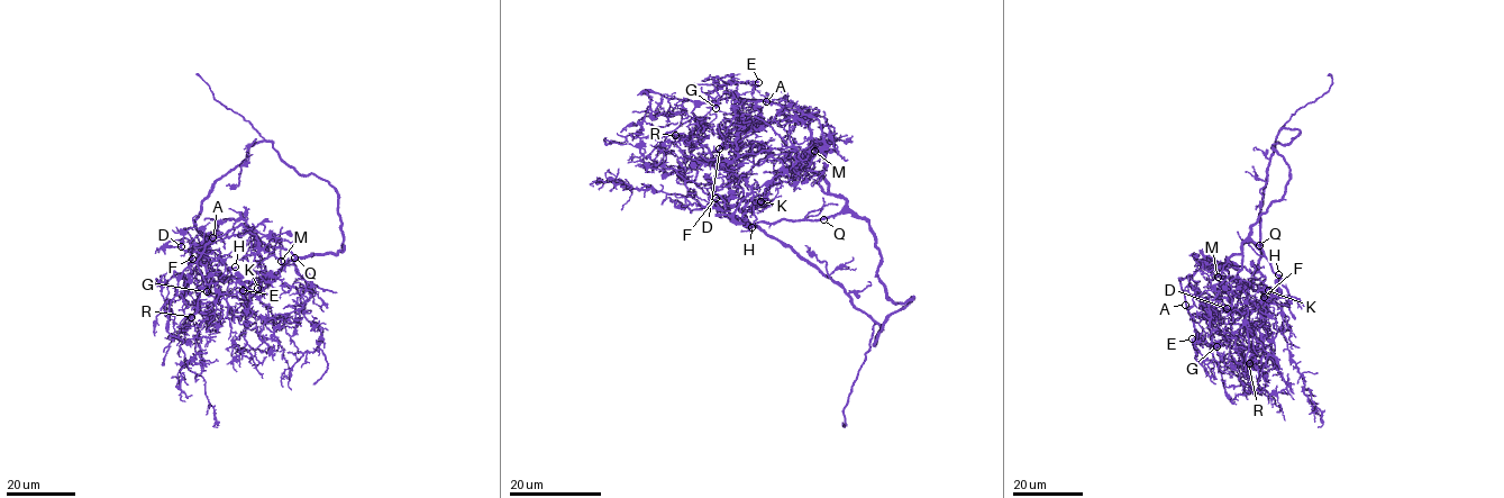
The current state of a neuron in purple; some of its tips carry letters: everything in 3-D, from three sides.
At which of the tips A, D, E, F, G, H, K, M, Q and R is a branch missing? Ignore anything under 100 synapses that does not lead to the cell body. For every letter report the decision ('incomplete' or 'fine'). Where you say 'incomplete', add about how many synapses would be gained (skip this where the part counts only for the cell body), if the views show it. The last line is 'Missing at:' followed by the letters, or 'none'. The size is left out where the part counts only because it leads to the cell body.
A: fine
D: fine
E: fine
F: fine
G: fine
H: fine
K: fine
M: fine
Q: fine
R: fine
Missing at: none

